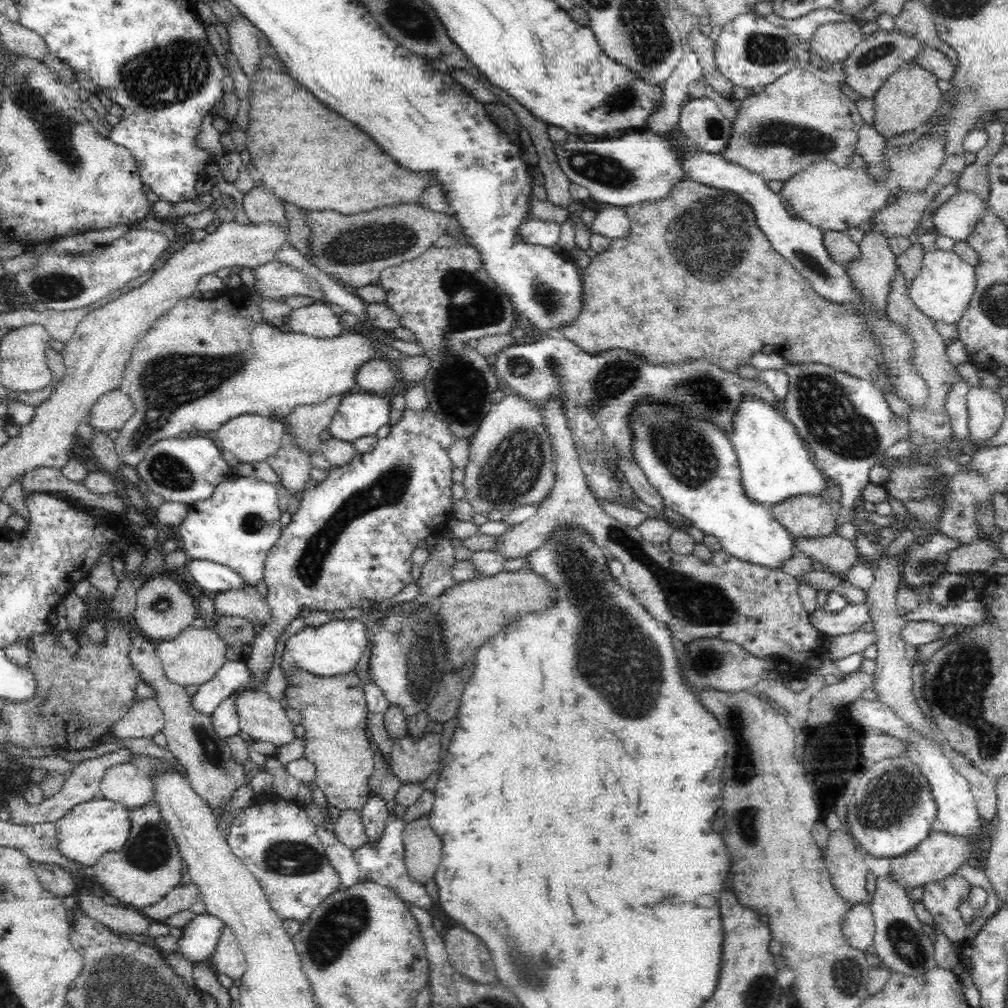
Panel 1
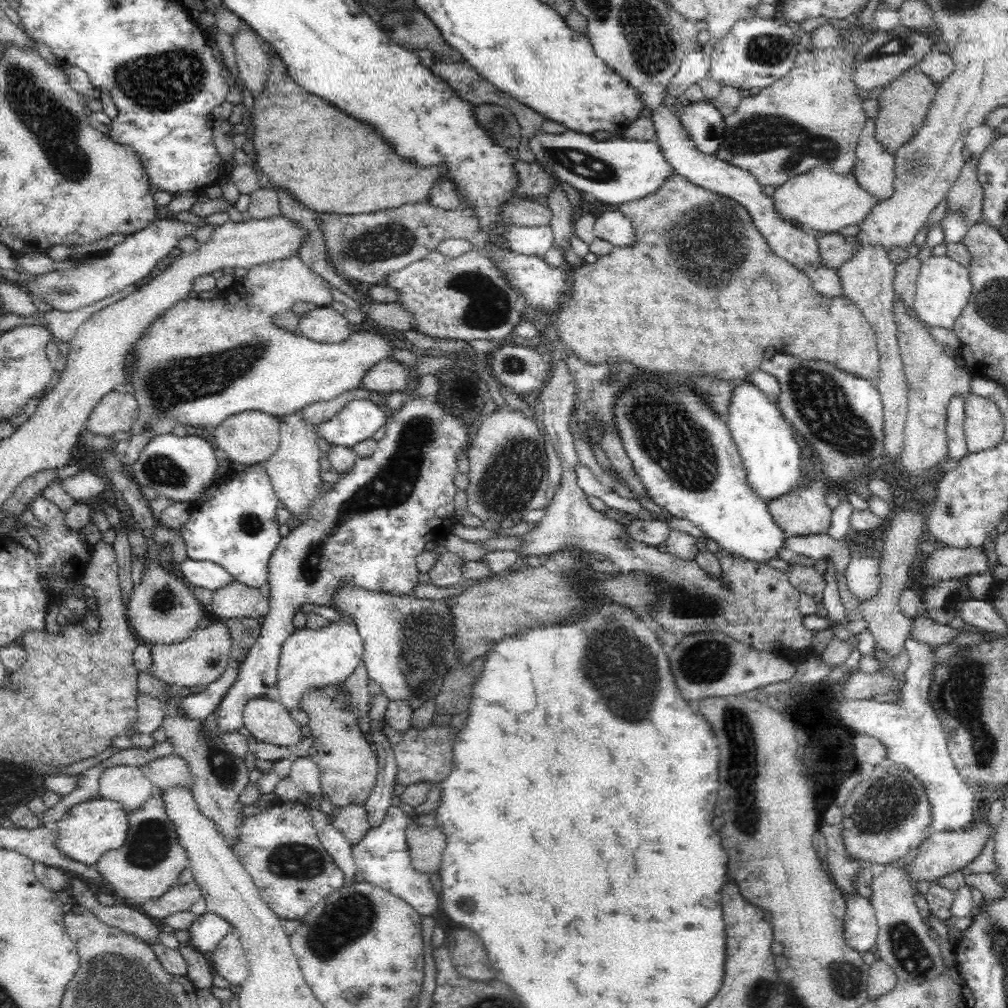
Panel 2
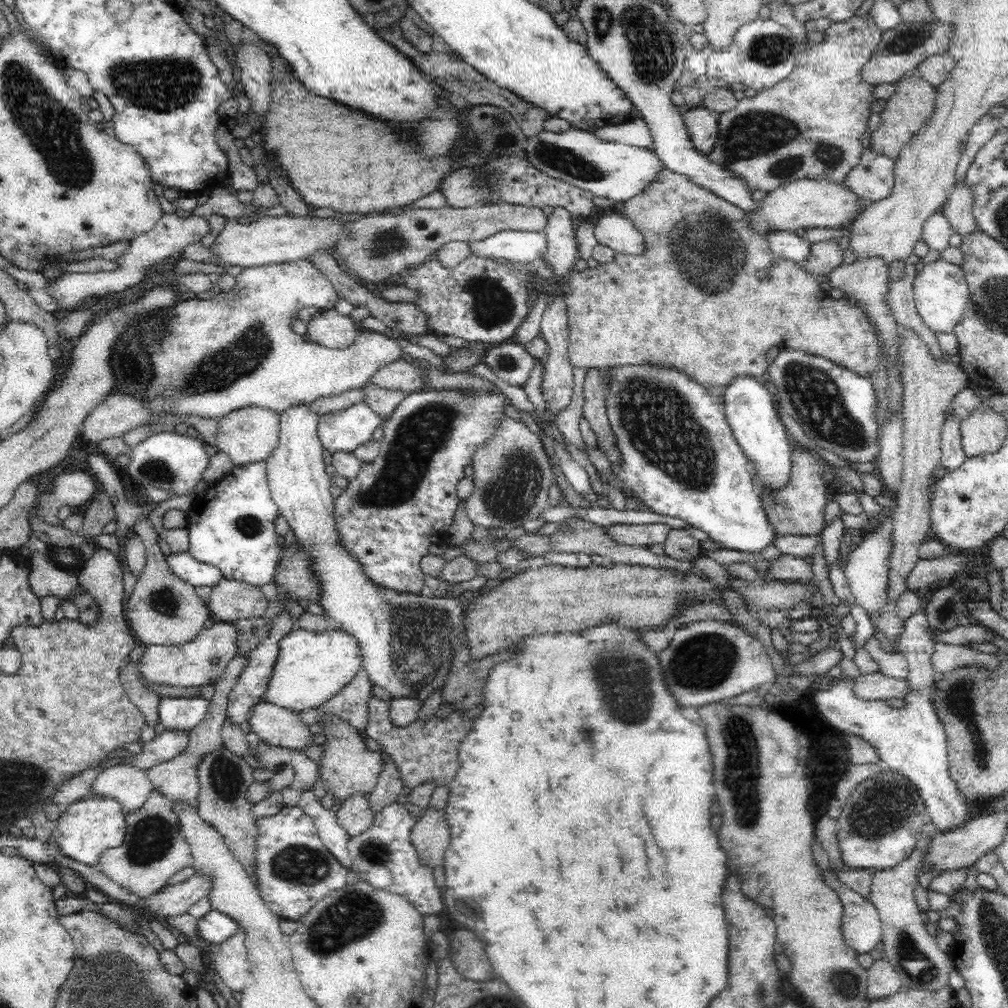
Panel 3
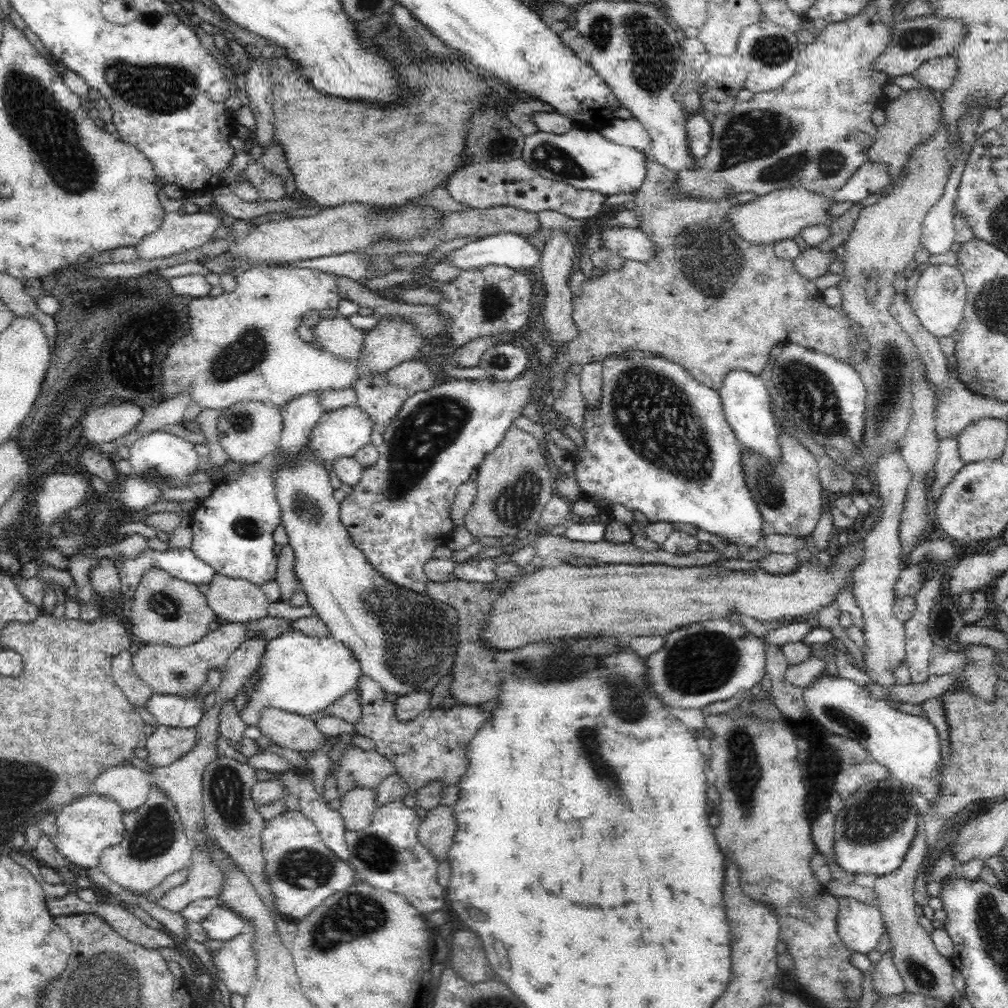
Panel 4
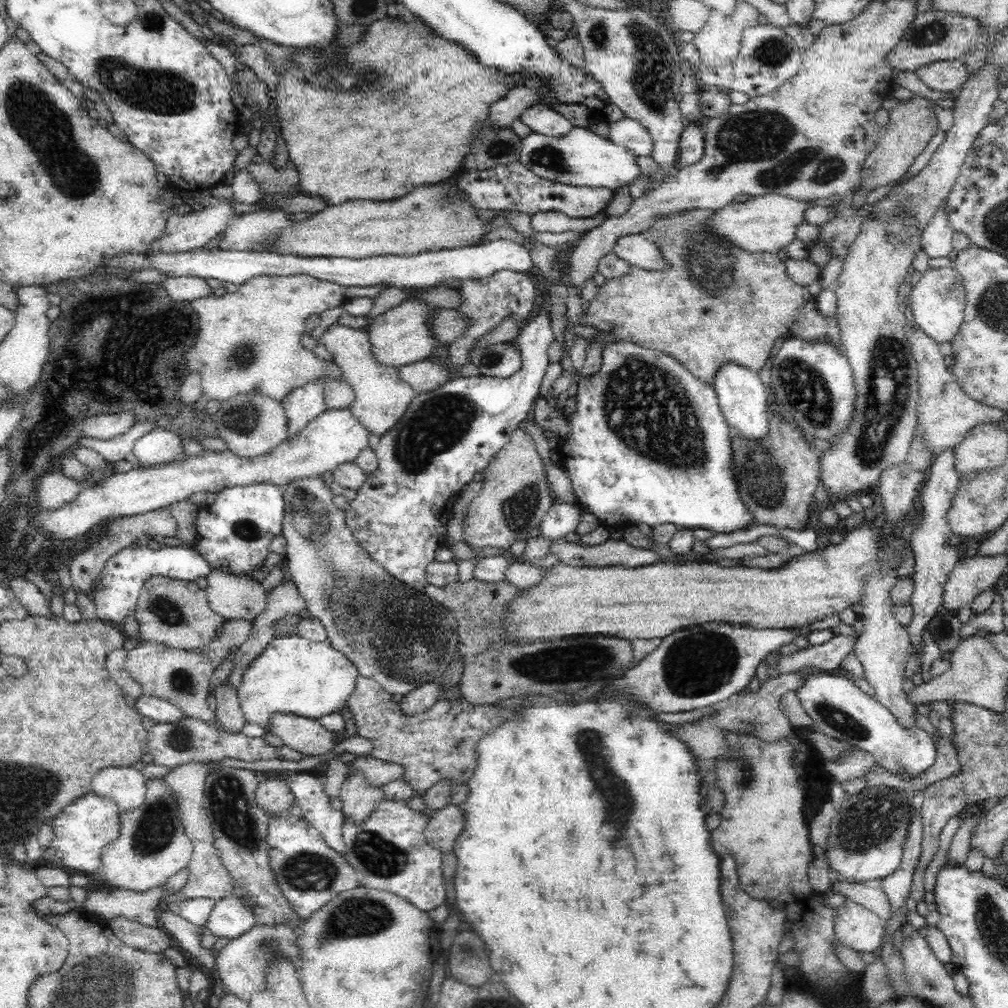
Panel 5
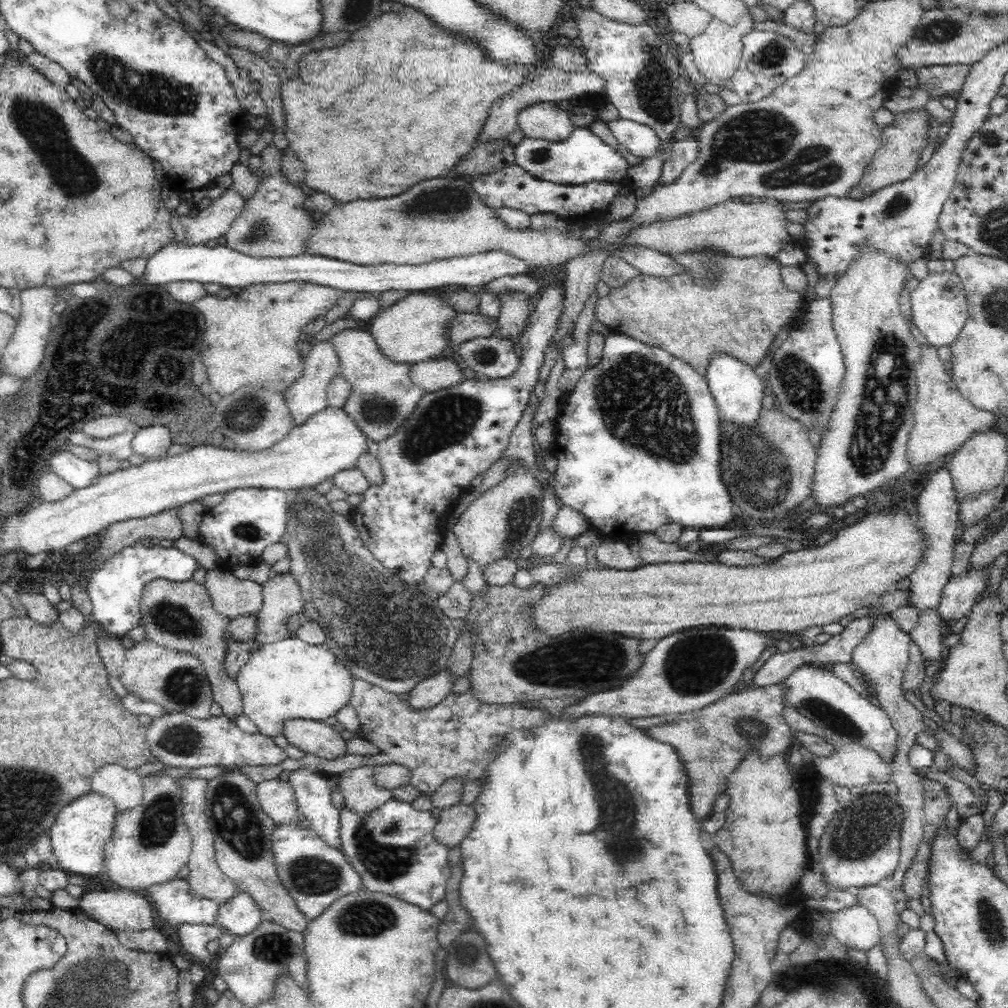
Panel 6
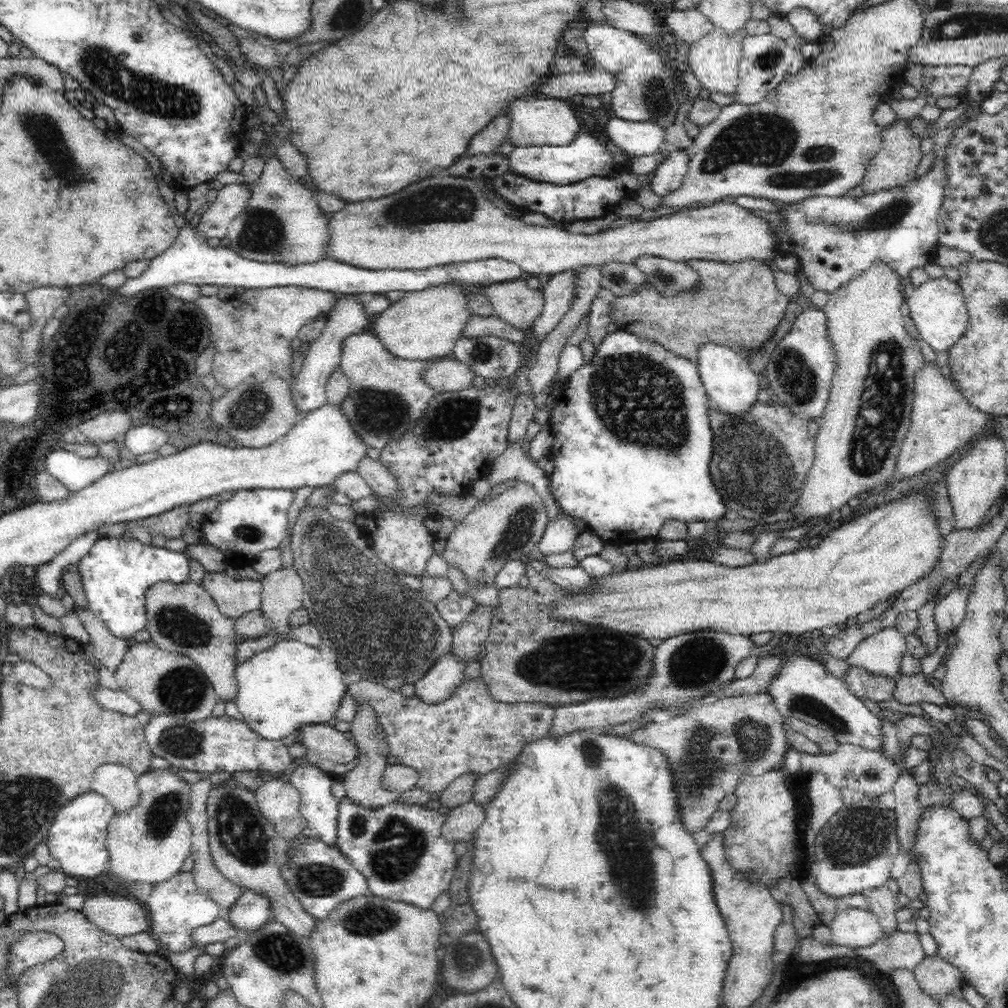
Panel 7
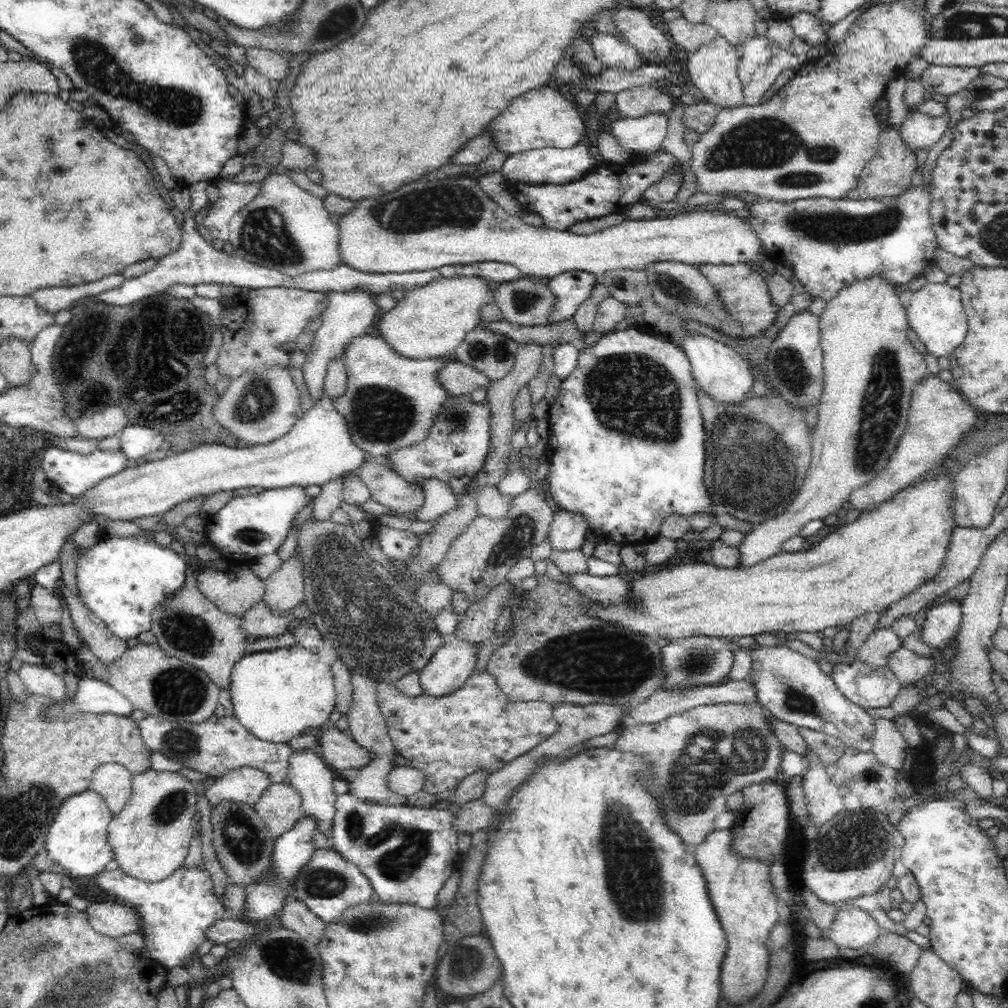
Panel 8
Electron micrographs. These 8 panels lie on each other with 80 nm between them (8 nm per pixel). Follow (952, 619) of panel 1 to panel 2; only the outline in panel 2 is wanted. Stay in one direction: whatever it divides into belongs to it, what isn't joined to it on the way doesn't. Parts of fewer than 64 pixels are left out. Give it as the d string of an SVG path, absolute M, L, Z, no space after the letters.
M968 600L959 610L958 618L964 620L971 629L996 631L1007 633L1007 625L994 605L984 600Z

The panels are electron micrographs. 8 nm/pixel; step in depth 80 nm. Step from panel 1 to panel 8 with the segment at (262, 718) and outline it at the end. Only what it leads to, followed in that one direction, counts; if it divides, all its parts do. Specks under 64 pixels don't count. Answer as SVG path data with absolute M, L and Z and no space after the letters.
M340 729L328 730L320 738L324 758L335 770L360 770L373 759L373 754L354 739L346 738Z

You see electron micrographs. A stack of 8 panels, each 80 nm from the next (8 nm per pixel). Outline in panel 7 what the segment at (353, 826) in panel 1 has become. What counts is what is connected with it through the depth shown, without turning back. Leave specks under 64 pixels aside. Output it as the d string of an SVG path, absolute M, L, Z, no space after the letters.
M362 702L362 704L356 706L356 708L356 714L354 714L354 720L350 722L349 730L352 736L354 736L360 760L343 779L346 791L345 796L353 800L356 804L364 806L364 809L376 809L379 808L379 806L386 806L399 801L401 794L398 791L389 791L382 786L384 771L392 761L384 727L381 726L371 704Z

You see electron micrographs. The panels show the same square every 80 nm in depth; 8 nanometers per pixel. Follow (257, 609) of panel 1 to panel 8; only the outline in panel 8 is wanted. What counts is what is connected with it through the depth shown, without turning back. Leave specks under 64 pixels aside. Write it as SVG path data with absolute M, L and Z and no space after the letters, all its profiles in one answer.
M250 565L238 570L235 576L234 580L230 580L227 572L207 568L202 569L195 580L202 594L220 611L242 616L263 600L265 582Z

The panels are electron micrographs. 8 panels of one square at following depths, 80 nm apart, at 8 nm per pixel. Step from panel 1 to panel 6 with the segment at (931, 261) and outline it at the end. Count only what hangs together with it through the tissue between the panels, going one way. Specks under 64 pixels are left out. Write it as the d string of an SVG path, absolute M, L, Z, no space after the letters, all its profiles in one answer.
M934 273L927 275L918 283L910 297L912 320L927 339L928 344L938 348L950 346L960 336L966 324L967 300L962 281L956 273Z

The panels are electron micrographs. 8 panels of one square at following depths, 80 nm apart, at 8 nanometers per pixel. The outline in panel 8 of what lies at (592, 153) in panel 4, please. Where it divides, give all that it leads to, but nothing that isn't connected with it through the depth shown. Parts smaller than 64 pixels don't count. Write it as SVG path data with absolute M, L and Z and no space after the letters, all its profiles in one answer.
M580 144L573 147L540 147L534 150L520 151L510 155L499 170L504 180L512 184L529 184L529 186L564 185L568 182L580 180L586 174L594 170L594 166L603 164L596 163L588 153L588 145Z

